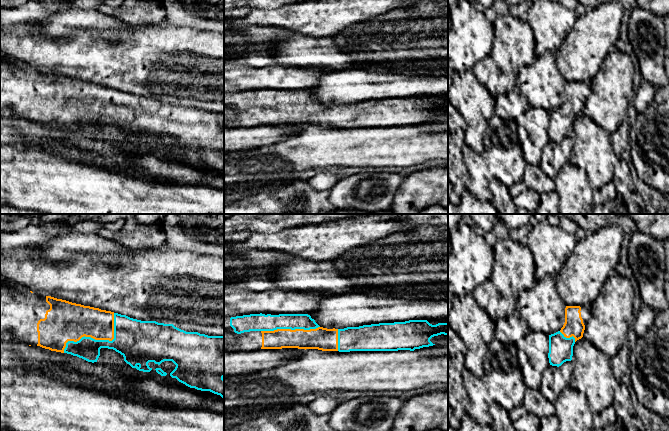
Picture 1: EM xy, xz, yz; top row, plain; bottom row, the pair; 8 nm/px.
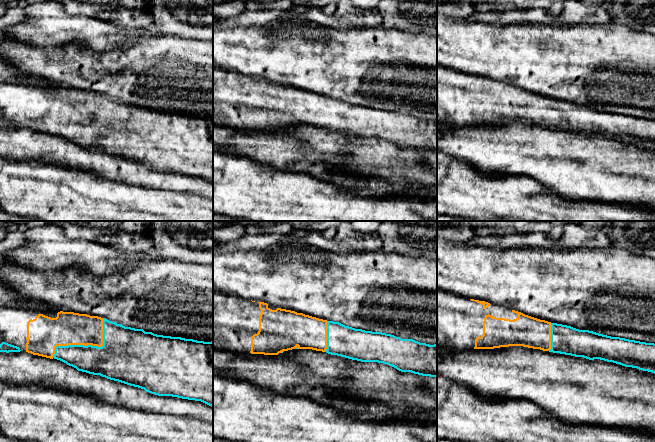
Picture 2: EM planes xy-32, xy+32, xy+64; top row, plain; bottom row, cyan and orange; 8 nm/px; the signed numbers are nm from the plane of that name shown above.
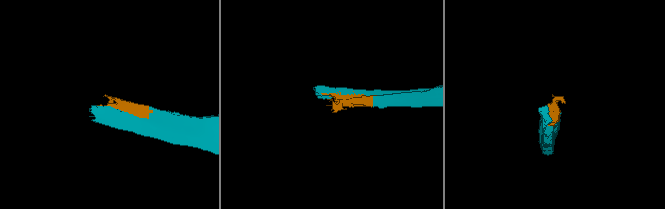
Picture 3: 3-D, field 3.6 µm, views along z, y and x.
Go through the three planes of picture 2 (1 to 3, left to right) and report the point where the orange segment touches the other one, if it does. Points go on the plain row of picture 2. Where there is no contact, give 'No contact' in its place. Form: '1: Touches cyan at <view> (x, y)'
1: Touches cyan at xy-32 (87, 121)
2: Touches cyan at xy+32 (327, 112)
3: Touches cyan at xy+64 (551, 113)

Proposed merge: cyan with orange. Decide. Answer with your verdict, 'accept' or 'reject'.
accept

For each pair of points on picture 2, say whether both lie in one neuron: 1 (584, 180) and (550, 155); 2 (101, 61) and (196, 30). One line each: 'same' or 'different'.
1: same
2: different

